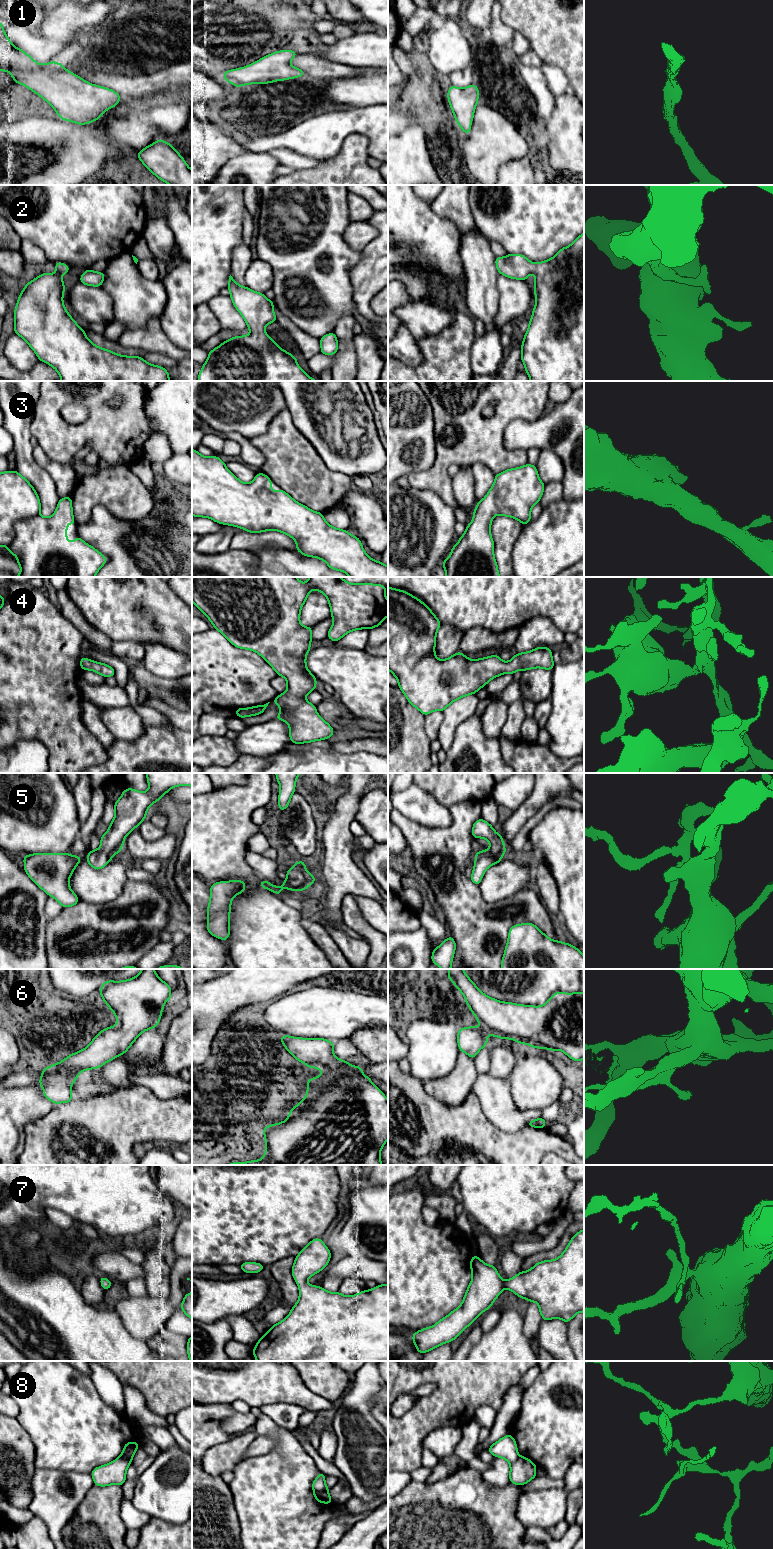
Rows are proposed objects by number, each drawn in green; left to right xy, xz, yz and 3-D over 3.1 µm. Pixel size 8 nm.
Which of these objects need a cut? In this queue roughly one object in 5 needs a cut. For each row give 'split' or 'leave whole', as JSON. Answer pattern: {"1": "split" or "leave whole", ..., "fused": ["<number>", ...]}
{"1": "leave whole", "2": "leave whole", "3": "leave whole", "4": "leave whole", "5": "leave whole", "6": "leave whole", "7": "leave whole", "8": "split", "fused": ["8"]}

